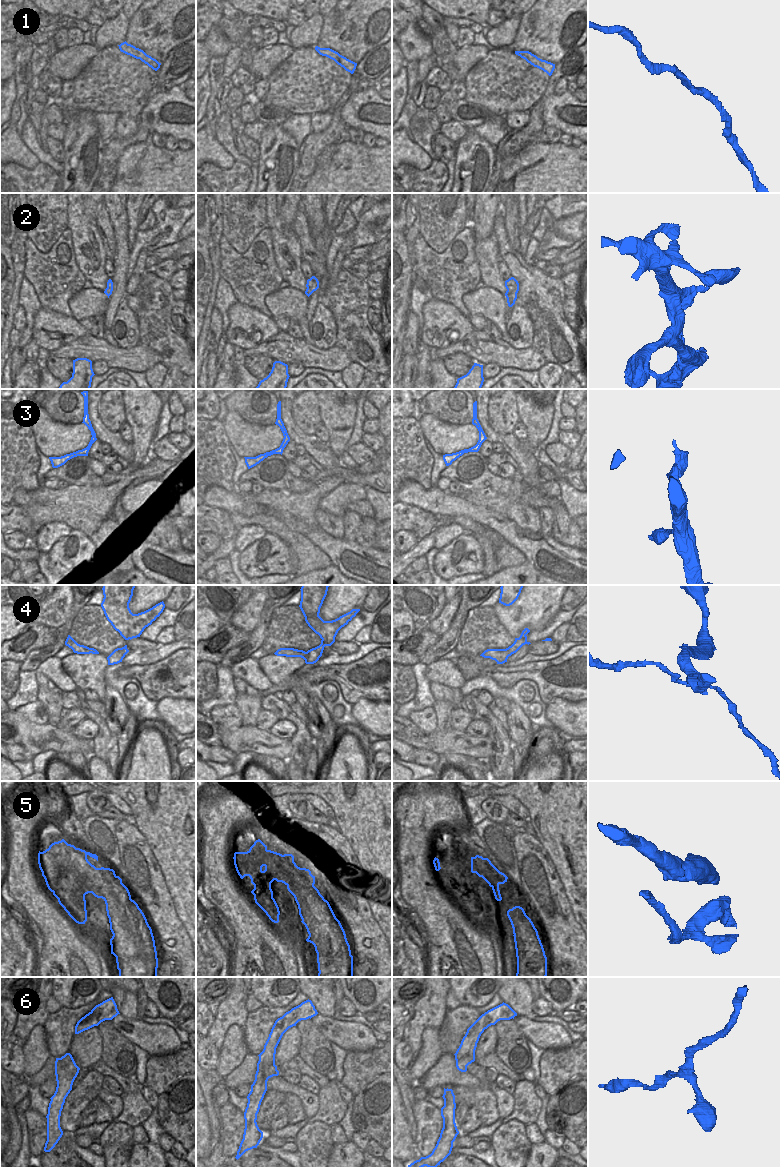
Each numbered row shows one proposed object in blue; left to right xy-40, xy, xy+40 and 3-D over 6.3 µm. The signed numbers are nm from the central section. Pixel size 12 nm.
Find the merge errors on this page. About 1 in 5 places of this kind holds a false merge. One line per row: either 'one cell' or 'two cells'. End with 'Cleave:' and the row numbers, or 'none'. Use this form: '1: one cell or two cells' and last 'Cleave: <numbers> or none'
1: one cell
2: one cell
3: one cell
4: two cells
5: two cells
6: one cell
Cleave: 4, 5

